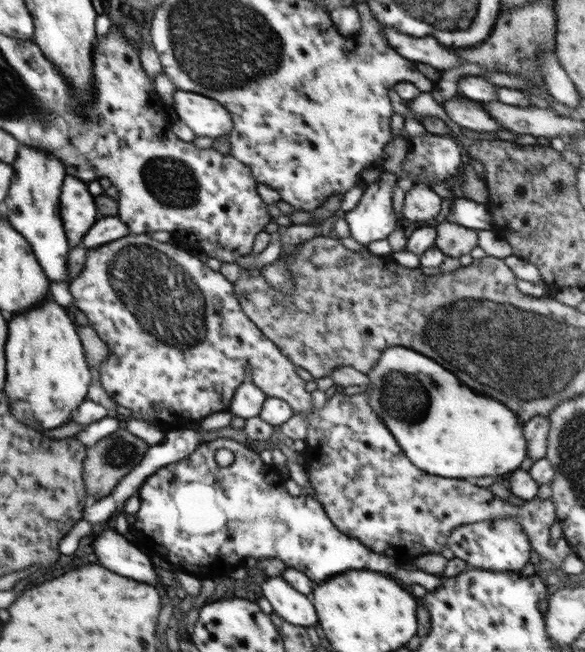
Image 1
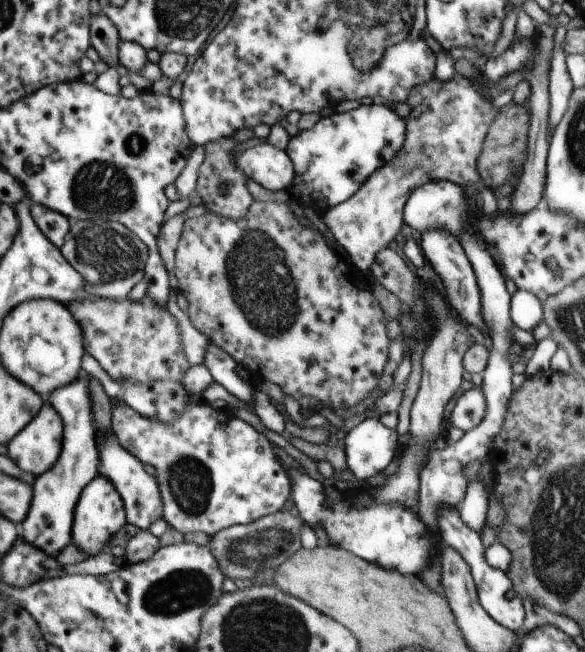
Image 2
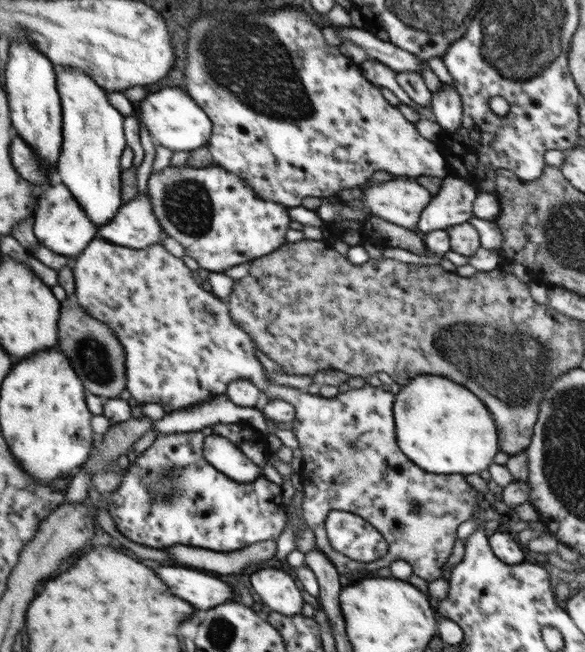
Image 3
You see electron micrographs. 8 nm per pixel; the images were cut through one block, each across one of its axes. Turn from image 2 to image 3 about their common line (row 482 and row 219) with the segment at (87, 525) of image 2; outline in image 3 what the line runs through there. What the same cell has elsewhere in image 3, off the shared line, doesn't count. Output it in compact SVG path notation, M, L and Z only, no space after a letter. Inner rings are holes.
M60 66L58 80L62 80L62 84L57 84L58 92L62 92L61 104L66 104L67 141L66 148L61 148L62 164L57 164L57 171L62 184L86 204L90 221L100 229L108 225L123 206L120 156L127 145L122 127L125 116L108 103L108 92L80 68Z

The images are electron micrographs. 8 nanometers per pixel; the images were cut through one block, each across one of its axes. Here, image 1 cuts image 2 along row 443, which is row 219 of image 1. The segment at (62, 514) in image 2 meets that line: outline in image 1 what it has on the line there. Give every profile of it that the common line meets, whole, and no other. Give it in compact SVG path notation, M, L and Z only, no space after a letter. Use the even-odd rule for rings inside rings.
M68 176L64 181L60 202L62 202L60 204L61 217L64 218L69 245L72 248L80 246L82 244L80 240L84 238L84 234L98 220L95 198L90 195L89 186L85 181Z

